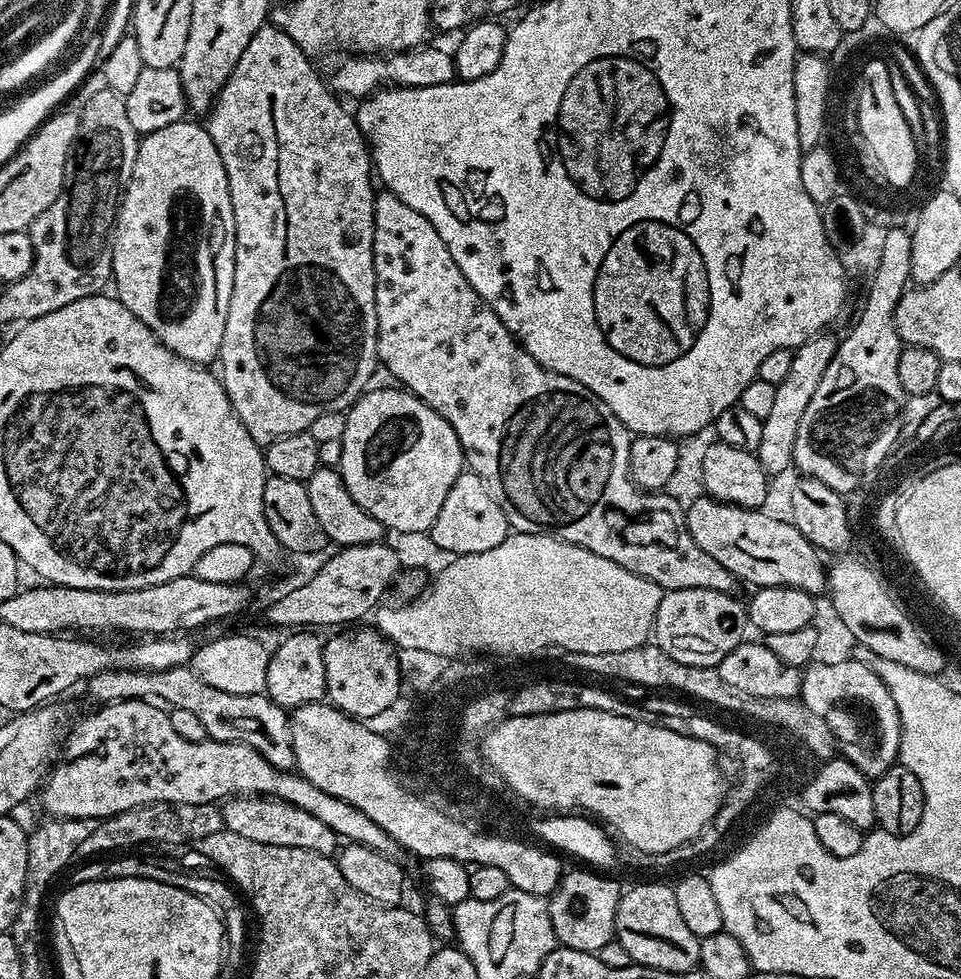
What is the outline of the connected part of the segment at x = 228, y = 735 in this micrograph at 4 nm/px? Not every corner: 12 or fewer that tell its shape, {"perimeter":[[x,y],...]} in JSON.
{"perimeter":[[190,666],[102,670],[97,705],[161,697],[209,740],[295,765],[289,713],[267,694],[226,694]]}

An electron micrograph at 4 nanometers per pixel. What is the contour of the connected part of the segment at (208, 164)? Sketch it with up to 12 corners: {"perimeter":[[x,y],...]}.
{"perimeter":[[141,139],[115,295],[185,362],[220,355],[236,265],[222,158]]}

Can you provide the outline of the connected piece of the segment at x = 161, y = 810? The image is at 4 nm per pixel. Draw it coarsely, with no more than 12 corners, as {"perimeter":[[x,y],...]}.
{"perimeter":[[143,804],[105,816],[79,855],[195,846],[225,831],[216,804]]}

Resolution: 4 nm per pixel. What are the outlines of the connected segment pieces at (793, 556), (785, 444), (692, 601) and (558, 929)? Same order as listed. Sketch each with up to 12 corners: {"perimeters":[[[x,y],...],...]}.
{"perimeters":[[[707,494],[690,538],[756,588],[826,588],[821,553],[787,519]],[[821,334],[791,353],[763,413],[755,455],[769,474],[793,467],[798,422],[837,341]],[[664,592],[654,642],[686,666],[714,668],[749,631],[735,595]],[[565,871],[548,900],[563,947],[599,954],[616,935],[622,887]]]}

